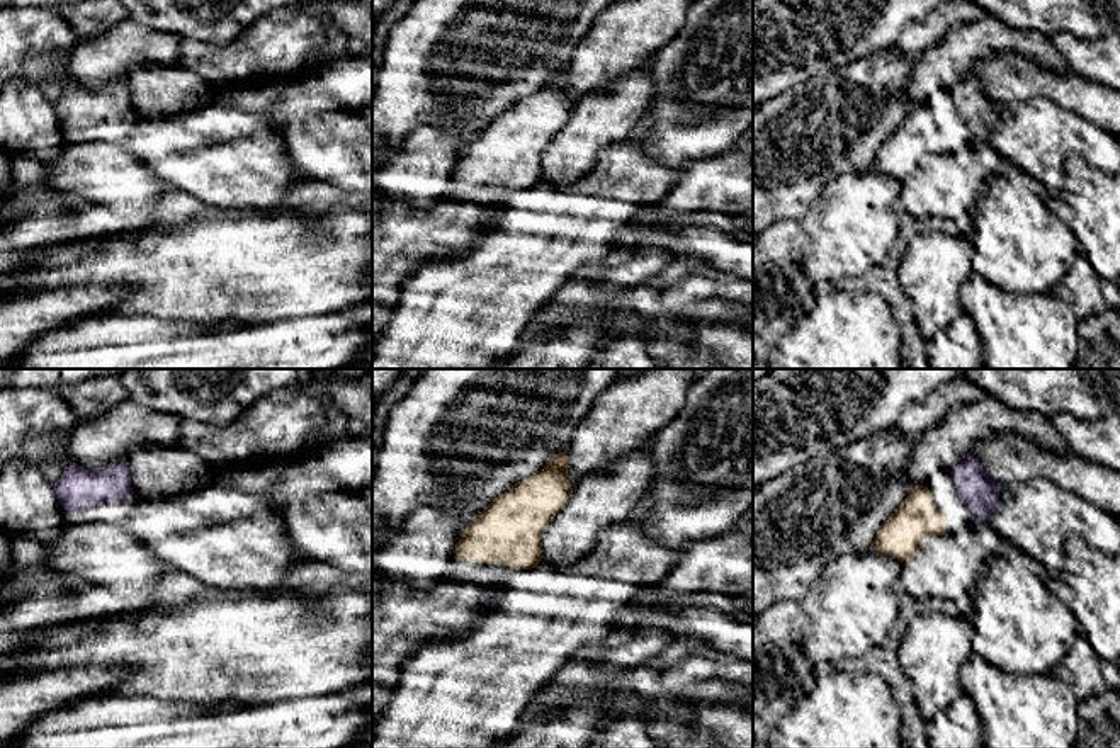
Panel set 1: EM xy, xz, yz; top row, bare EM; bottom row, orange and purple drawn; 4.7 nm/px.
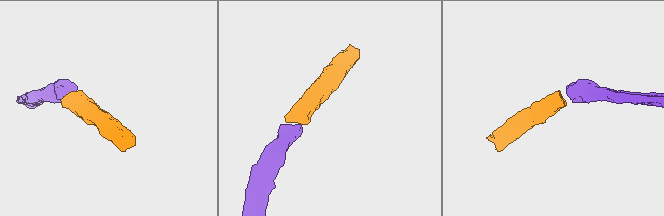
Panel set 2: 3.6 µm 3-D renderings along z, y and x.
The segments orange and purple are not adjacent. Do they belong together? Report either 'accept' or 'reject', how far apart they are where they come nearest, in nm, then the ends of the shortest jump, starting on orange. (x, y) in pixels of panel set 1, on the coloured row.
accept; 120 nm apart; from orange across yz (935, 505), (957, 493)

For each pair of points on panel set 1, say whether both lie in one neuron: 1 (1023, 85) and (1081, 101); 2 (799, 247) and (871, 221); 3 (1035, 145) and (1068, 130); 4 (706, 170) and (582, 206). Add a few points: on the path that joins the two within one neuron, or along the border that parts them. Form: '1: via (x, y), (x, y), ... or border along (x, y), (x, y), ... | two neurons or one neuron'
1: via (1037, 85), (1068, 90) | one neuron
2: via (816, 240), (837, 221), (854, 221) | one neuron
3: via (1044, 136), (1047, 133), (1059, 133) | one neuron
4: border along (680, 170), (678, 182), (660, 201) | two neurons

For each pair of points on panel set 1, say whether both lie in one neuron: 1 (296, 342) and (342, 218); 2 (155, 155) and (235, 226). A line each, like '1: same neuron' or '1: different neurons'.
1: different neurons
2: different neurons

